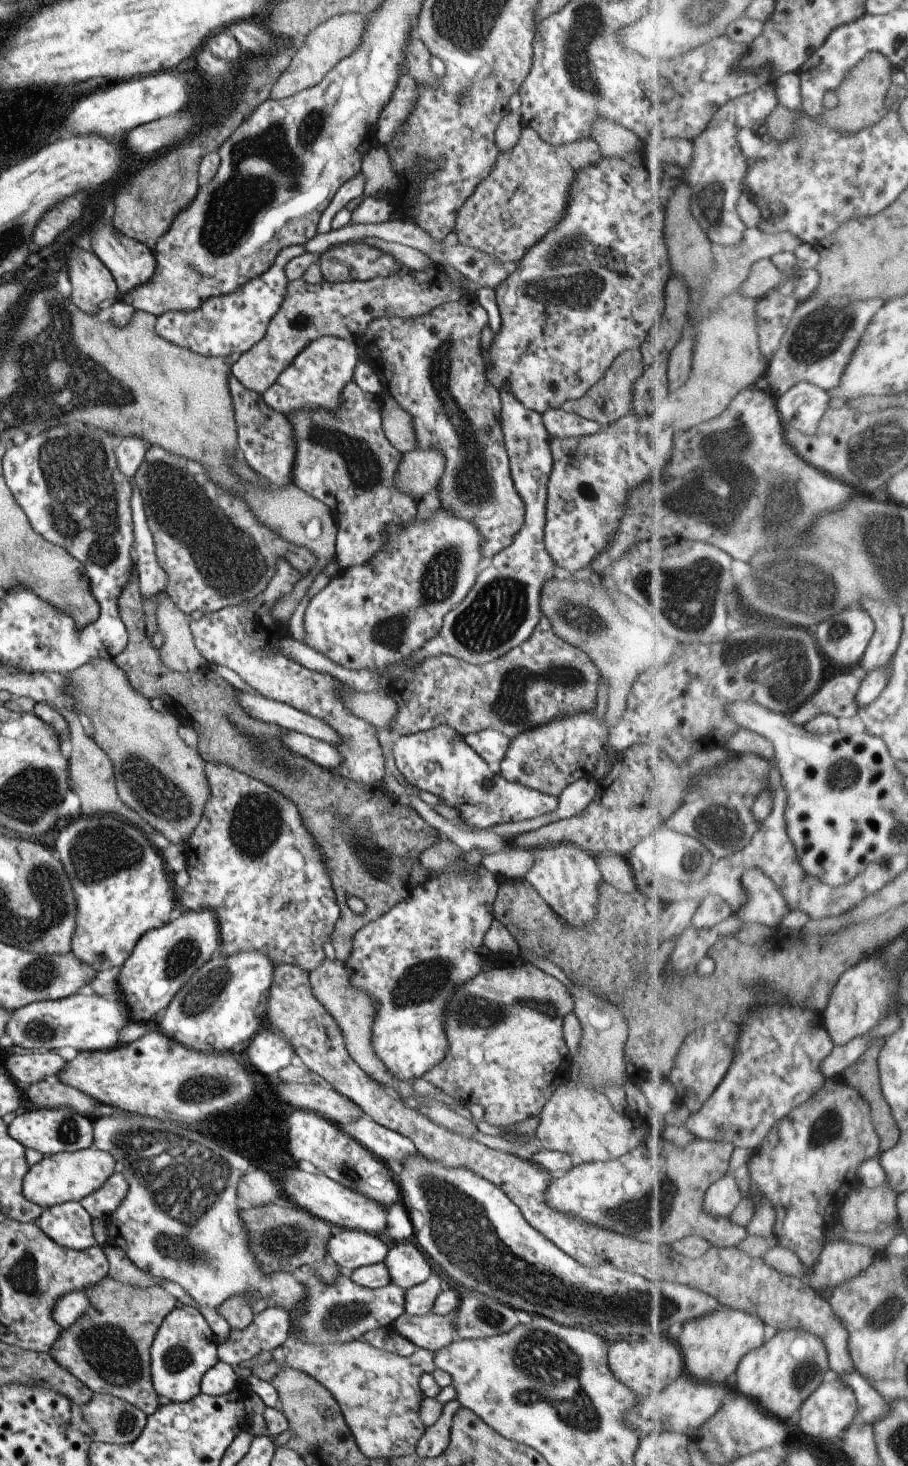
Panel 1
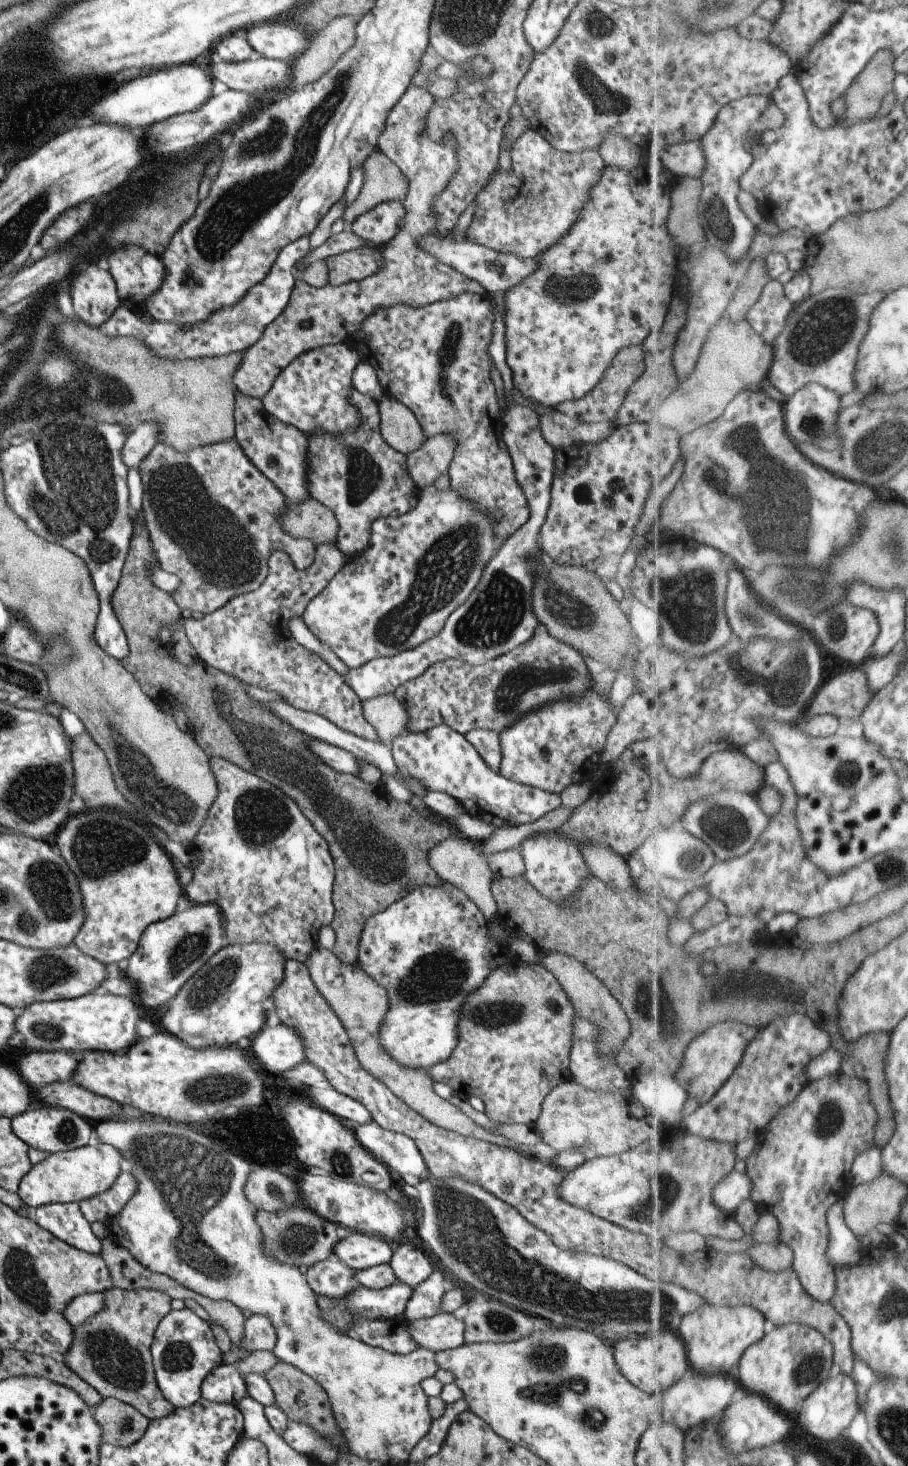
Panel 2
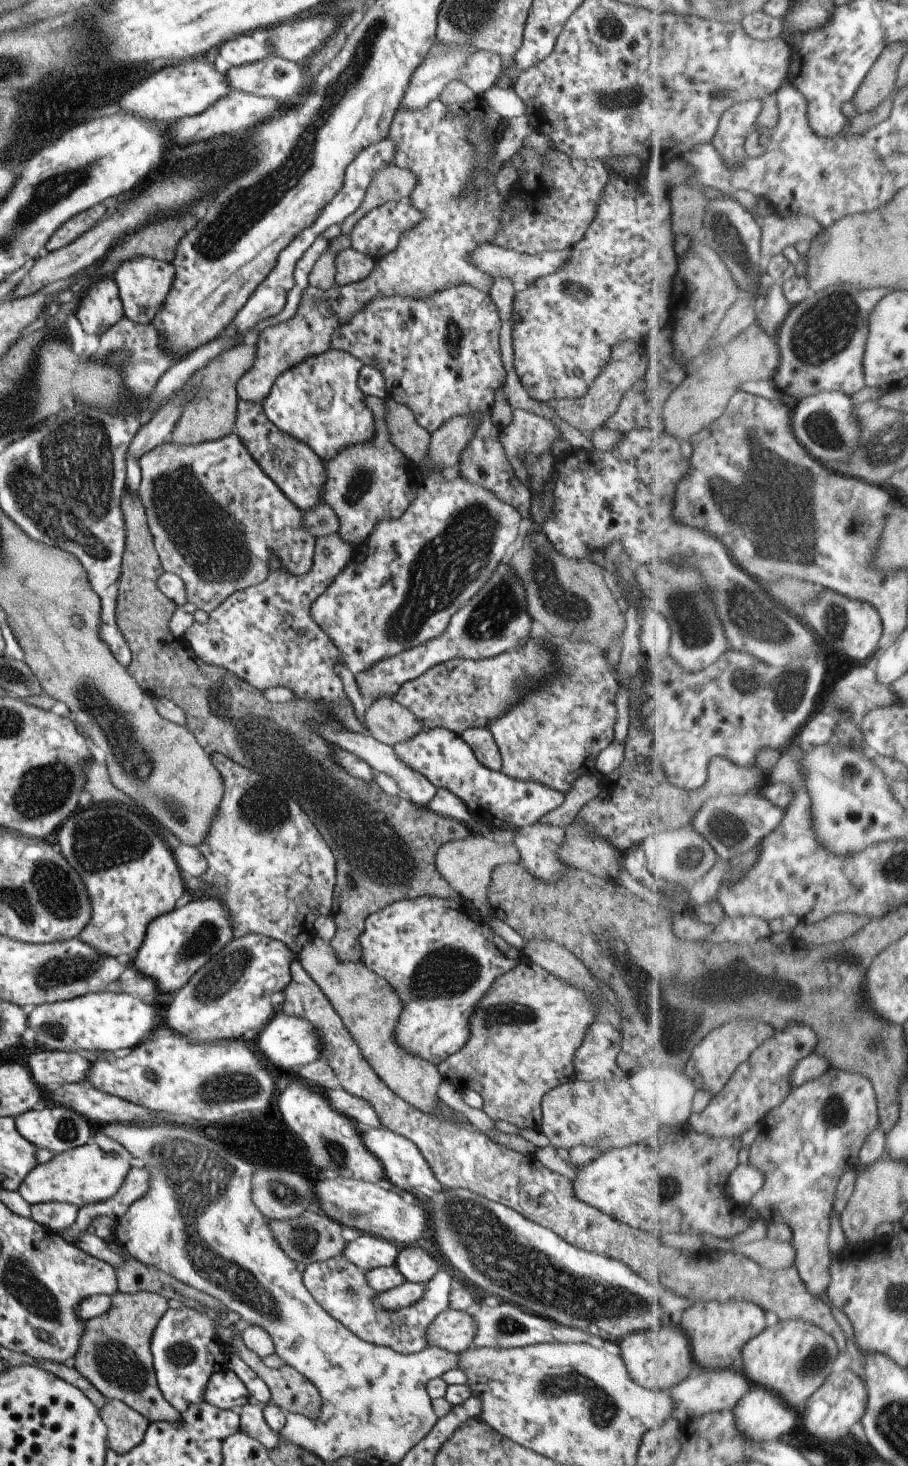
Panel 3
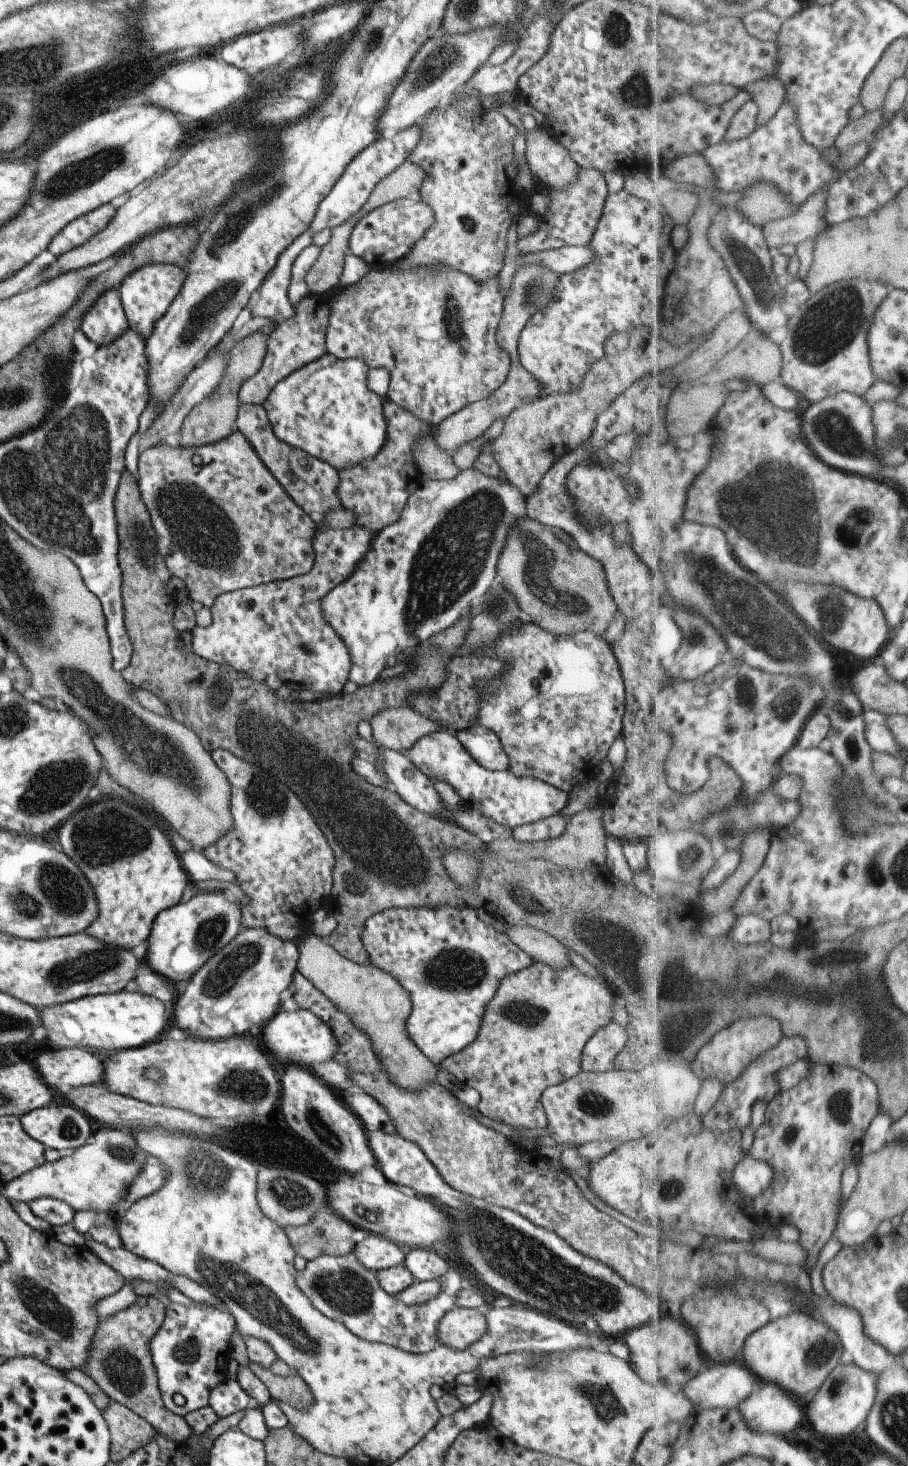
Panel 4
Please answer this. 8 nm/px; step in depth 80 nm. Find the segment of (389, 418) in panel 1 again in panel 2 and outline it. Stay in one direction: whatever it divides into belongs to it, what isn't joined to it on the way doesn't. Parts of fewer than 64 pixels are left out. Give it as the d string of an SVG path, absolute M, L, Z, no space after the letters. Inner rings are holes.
M381 394L378 402L378 418L379 418L379 429L383 441L396 452L407 455L415 450L419 449L423 442L426 441L423 432L421 432L421 426L415 419L413 412L399 403L399 400L395 400L387 394Z

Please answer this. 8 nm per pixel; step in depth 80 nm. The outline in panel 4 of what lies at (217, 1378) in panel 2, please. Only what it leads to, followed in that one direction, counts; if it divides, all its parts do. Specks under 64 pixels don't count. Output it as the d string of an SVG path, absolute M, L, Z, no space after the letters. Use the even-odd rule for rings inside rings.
M227 1377L218 1382L209 1393L208 1405L215 1411L218 1418L222 1418L237 1410L249 1408L252 1401L248 1394L241 1390L235 1379Z

